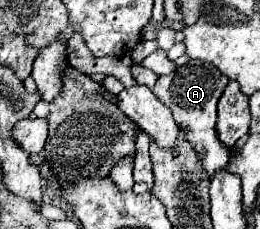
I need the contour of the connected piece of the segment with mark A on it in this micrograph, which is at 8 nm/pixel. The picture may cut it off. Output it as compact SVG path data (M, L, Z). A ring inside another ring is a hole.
M190 60L186 66L180 66L174 72L160 76L156 80L156 84L152 86L152 92L156 94L156 98L160 102L168 104L168 108L172 110L176 124L186 130L186 140L190 142L194 152L202 156L202 166L210 180L212 180L214 172L226 168L228 154L230 154L230 150L218 140L216 130L214 130L216 104L226 88L226 84L228 84L228 78L224 74L220 74L216 68L200 70L200 62Z

